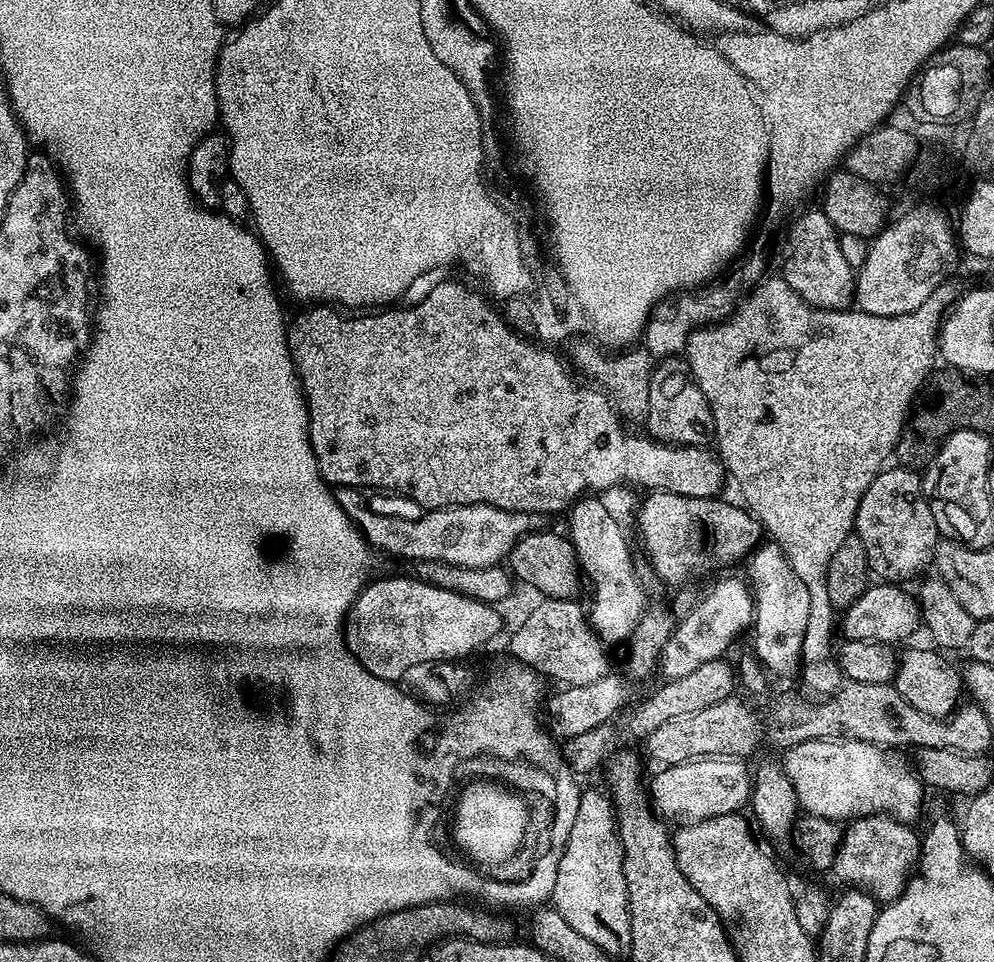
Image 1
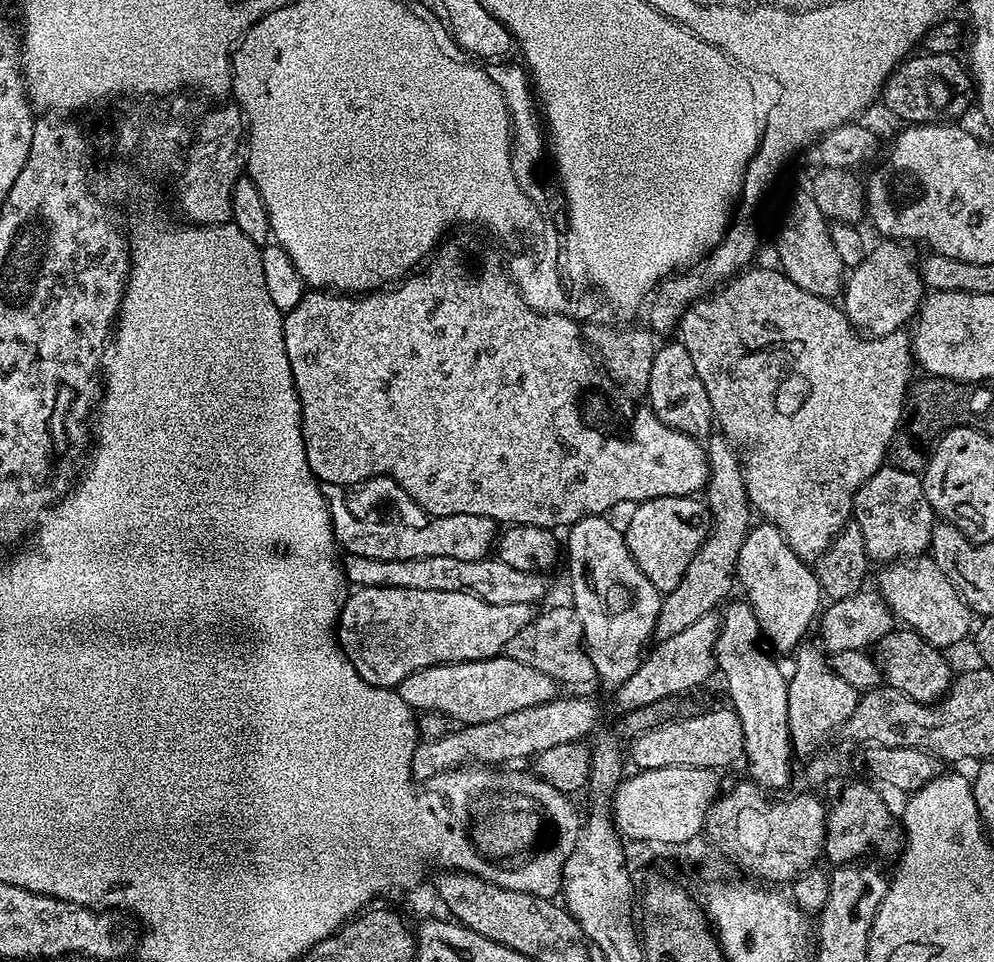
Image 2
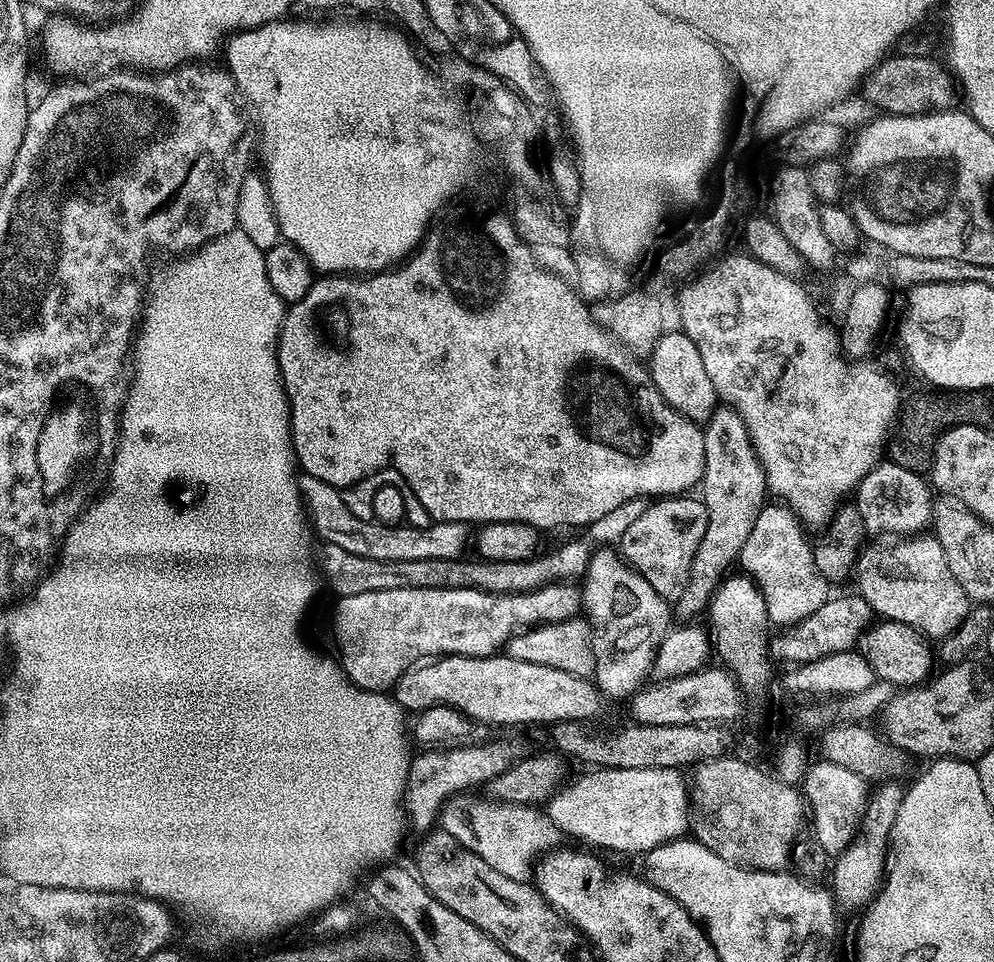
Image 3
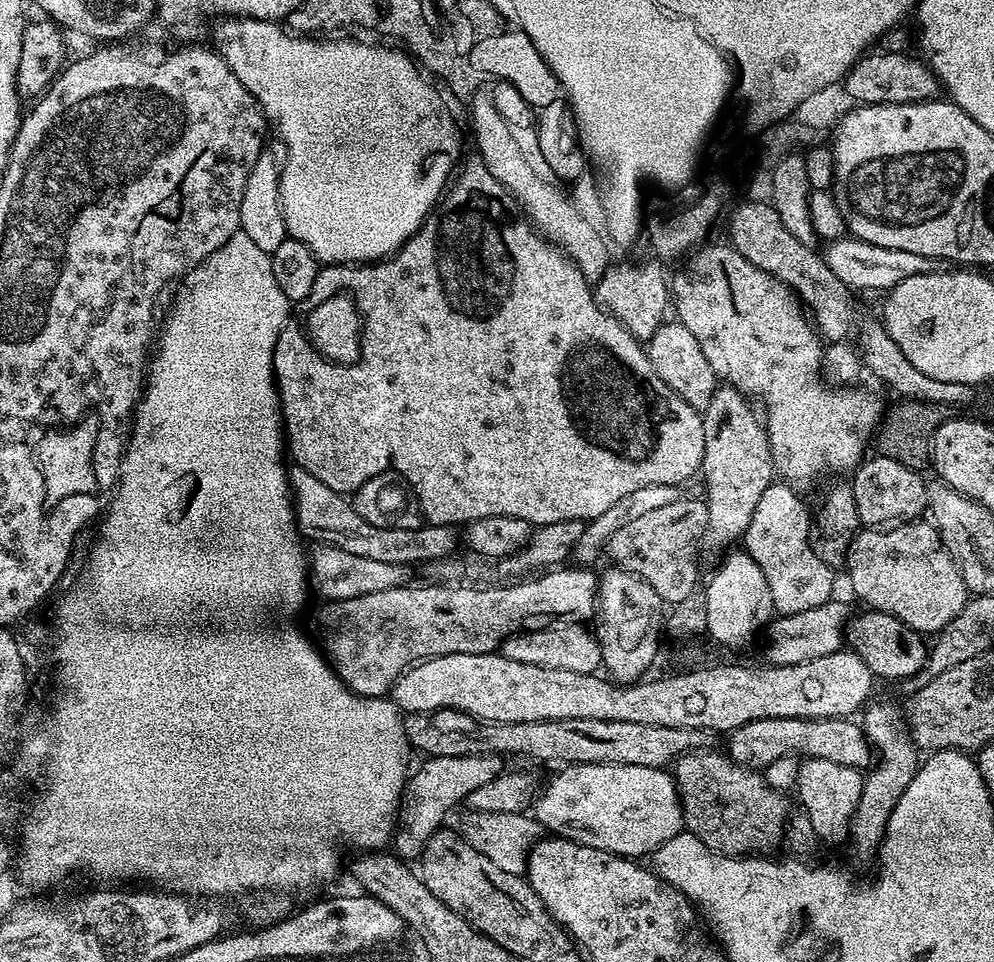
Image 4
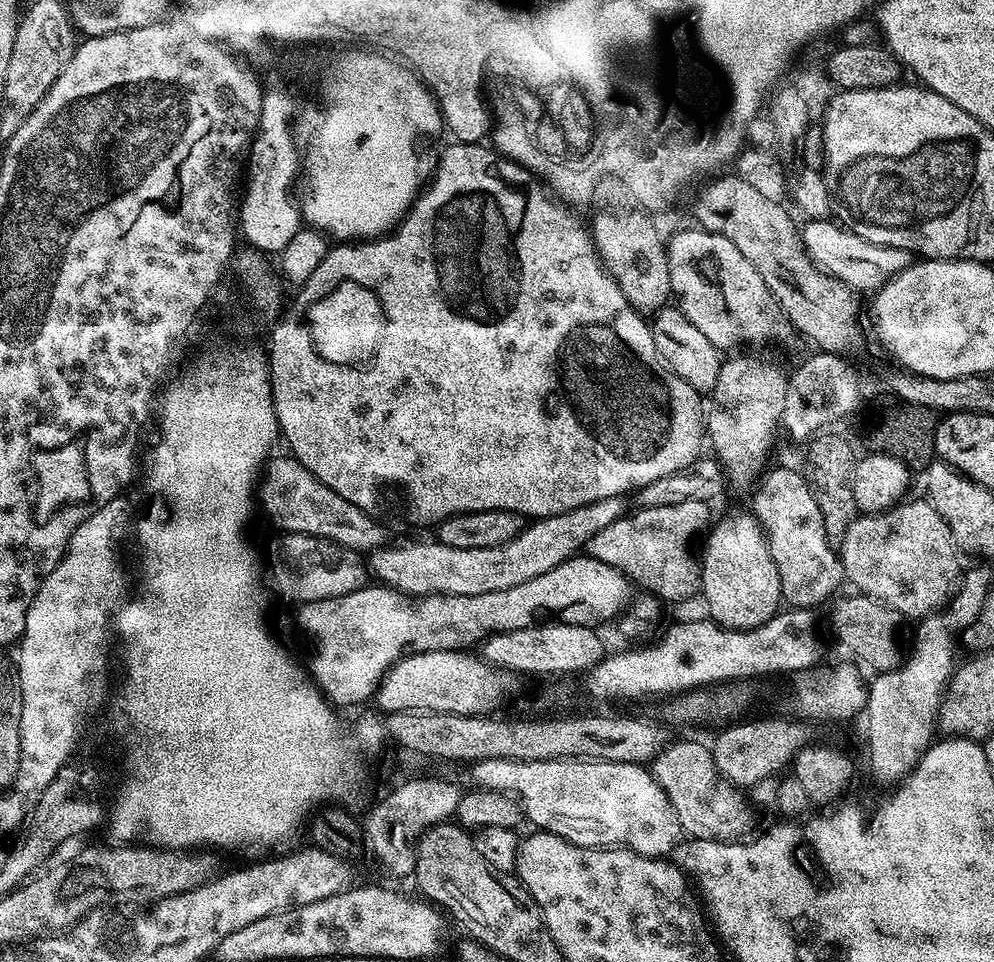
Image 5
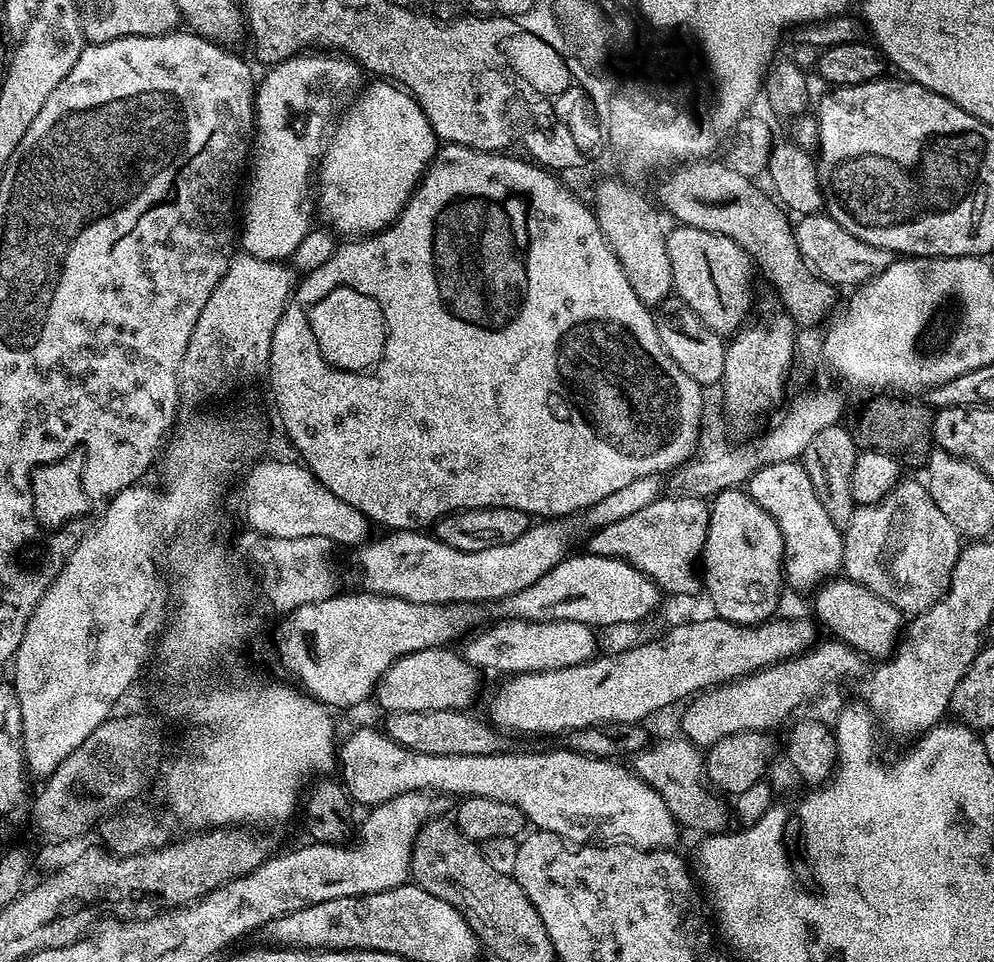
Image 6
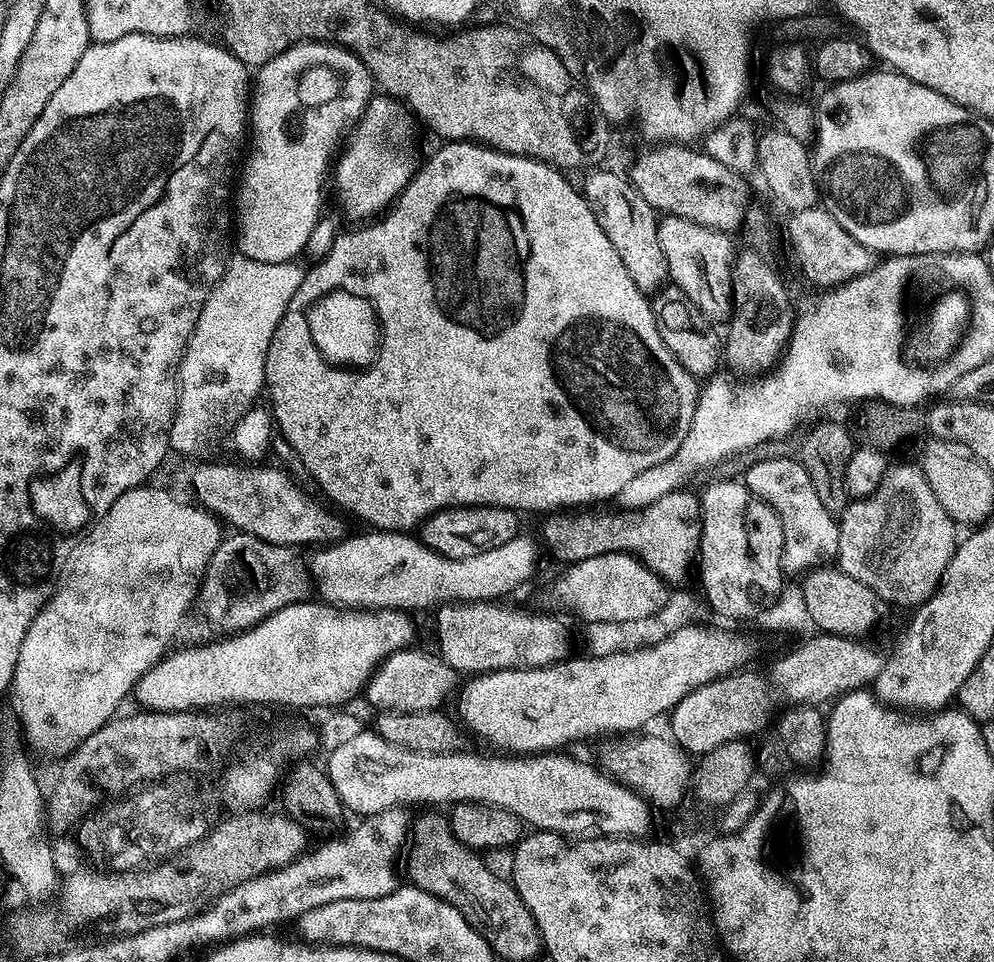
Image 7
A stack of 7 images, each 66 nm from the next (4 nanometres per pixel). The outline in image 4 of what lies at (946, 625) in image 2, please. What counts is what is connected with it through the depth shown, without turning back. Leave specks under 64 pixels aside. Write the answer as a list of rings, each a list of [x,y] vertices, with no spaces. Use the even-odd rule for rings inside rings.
[[[924,518],[896,522],[891,526],[868,526],[857,532],[848,551],[847,568],[848,580],[857,598],[865,600],[869,609],[890,614],[921,634],[942,631],[948,622],[958,617],[970,599],[962,574],[940,541],[939,528]]]

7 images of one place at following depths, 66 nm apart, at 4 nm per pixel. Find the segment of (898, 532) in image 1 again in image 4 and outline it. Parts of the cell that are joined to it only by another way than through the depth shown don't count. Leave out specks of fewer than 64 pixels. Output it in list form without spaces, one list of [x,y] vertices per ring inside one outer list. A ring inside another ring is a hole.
[[[873,456],[873,460],[865,459],[850,476],[861,525],[888,526],[893,522],[917,519],[925,511],[930,491],[929,485],[924,485],[920,477],[923,475],[917,469],[902,466],[902,462],[894,462],[894,458]]]

